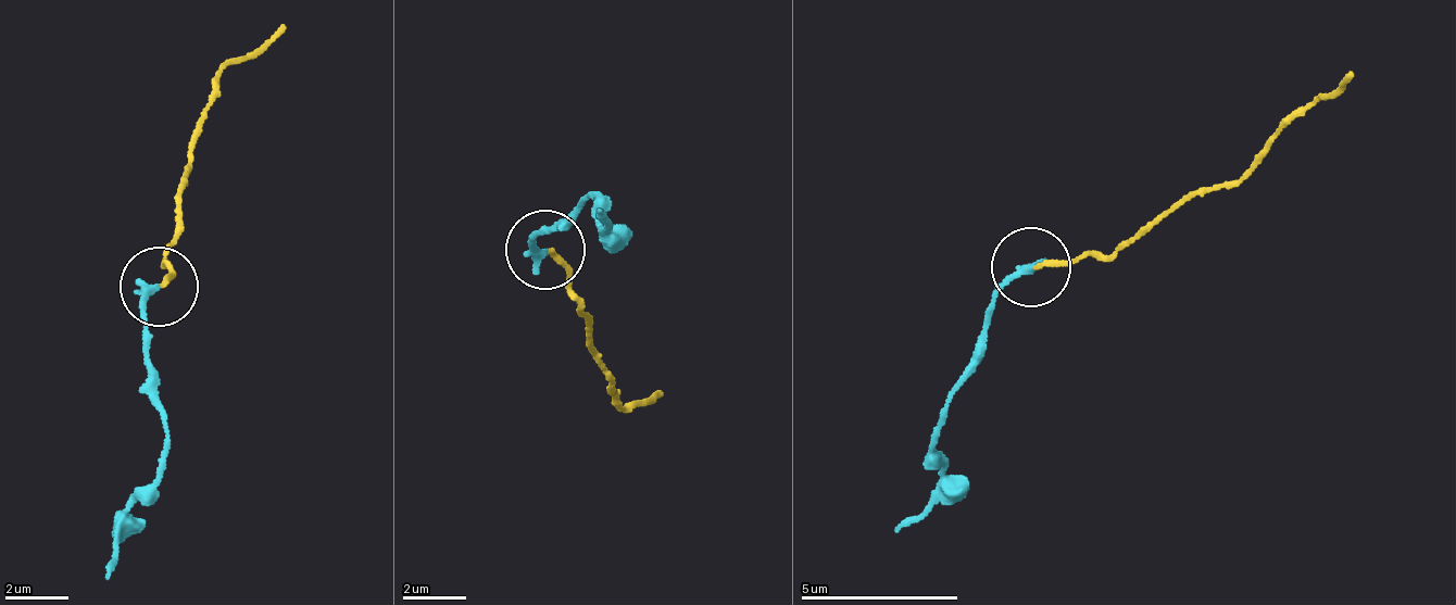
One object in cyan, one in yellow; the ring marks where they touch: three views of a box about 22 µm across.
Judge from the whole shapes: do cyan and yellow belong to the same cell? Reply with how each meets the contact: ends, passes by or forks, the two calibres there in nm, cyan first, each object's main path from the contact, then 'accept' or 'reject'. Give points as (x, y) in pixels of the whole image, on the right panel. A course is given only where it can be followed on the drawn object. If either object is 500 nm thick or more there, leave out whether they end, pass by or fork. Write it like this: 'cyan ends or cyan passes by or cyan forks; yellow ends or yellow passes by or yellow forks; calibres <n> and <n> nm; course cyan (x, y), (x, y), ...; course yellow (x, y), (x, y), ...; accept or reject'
cyan ends; yellow ends; calibres 280 and 150 nm; course cyan (1033, 265), (996, 294), (979, 365), (942, 406), (937, 459), (943, 494), (895, 531); course yellow (1033, 265), (1106, 259), (1244, 176), (1356, 73); reject

